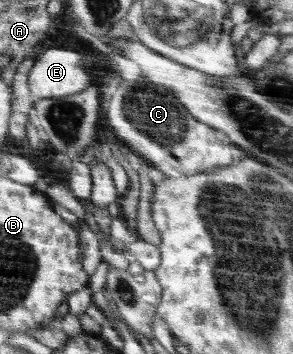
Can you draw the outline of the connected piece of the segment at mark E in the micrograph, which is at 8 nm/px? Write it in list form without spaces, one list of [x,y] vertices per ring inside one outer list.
[[[49,48],[37,56],[29,82],[34,98],[39,101],[76,94],[90,85],[90,76],[78,52]]]

